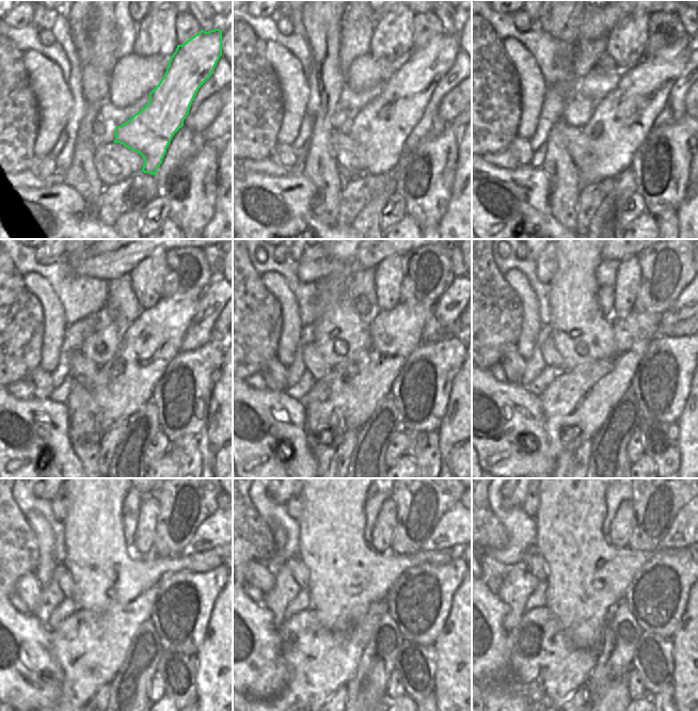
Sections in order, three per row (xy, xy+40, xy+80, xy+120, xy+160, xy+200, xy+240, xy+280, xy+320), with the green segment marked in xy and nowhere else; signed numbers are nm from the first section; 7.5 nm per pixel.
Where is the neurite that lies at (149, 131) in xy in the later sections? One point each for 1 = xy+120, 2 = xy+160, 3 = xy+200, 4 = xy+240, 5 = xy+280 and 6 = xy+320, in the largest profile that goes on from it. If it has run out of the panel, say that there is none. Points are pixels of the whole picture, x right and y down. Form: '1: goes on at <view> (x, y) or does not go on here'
1: goes on at xy+120 (119, 388)
2: goes on at xy+160 (340, 400)
3: goes on at xy+200 (575, 405)
4: goes on at xy+240 (90, 646)
5: goes on at xy+280 (318, 661)
6: goes on at xy+320 (545, 666)

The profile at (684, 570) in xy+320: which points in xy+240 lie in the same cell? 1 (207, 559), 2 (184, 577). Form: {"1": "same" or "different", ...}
{"1": "different", "2": "same"}

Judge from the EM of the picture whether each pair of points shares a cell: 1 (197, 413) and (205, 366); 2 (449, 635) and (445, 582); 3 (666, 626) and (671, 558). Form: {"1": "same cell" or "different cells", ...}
{"1": "same cell", "2": "different cells", "3": "same cell"}

